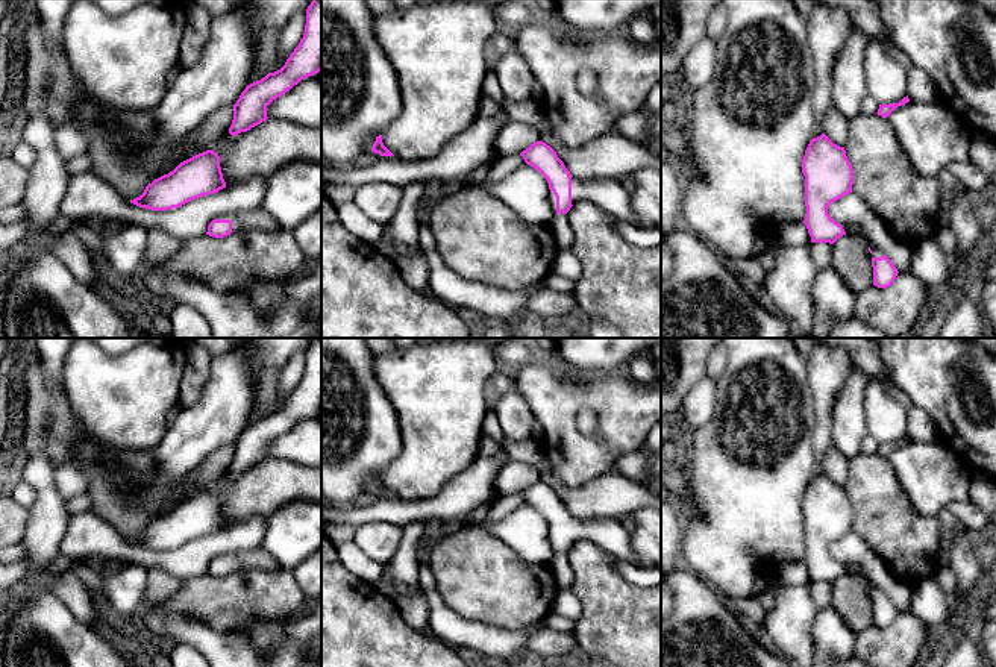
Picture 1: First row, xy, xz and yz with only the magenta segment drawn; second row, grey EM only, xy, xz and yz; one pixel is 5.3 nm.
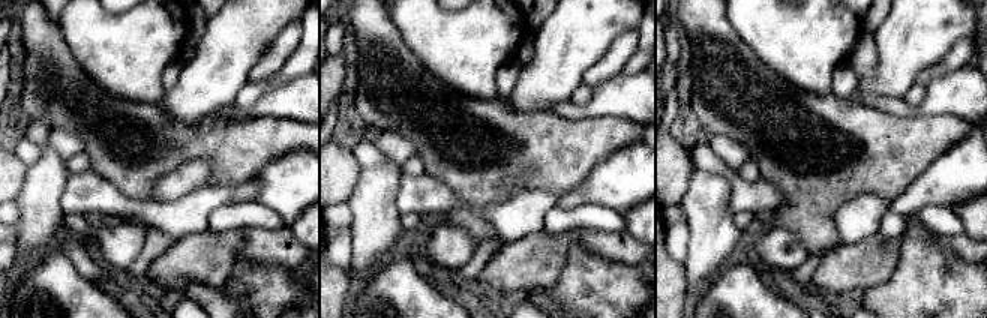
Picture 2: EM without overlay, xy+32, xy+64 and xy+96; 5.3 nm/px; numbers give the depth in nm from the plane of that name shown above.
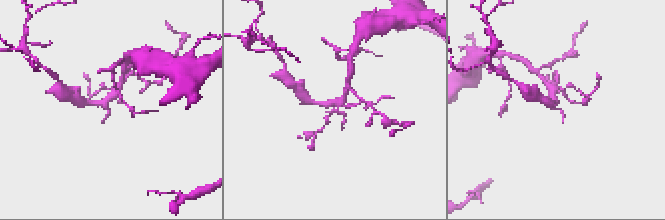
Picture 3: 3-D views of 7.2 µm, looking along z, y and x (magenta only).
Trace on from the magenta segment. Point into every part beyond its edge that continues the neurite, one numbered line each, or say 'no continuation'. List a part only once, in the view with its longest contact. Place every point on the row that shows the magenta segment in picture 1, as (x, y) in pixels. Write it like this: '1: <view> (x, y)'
1: xz (607, 193)

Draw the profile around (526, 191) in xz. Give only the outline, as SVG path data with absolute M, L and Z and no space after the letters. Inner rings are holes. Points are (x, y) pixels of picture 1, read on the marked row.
M526 162L500 180L485 179L478 188L500 199L526 223L550 223L549 183L538 170Z

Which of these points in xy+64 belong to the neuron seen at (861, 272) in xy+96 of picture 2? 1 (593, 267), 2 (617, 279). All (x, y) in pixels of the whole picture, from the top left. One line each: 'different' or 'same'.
1: different
2: different

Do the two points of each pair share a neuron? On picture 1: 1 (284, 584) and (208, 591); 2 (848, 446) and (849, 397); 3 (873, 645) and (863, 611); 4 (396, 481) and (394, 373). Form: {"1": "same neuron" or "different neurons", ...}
{"1": "same neuron", "2": "same neuron", "3": "different neurons", "4": "same neuron"}

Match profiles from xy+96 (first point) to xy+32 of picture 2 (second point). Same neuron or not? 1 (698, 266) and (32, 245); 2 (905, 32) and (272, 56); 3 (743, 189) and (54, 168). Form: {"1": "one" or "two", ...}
{"1": "one", "2": "two", "3": "two"}

